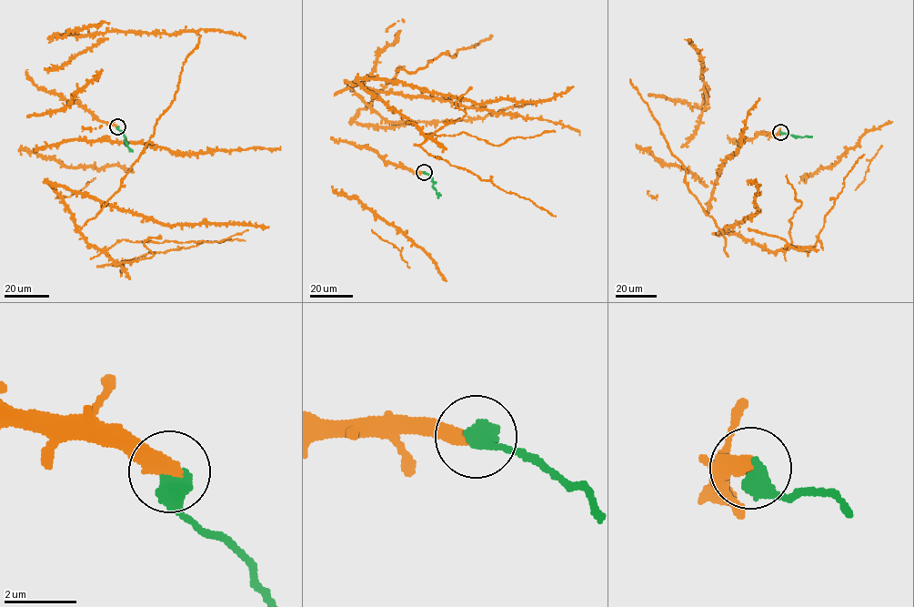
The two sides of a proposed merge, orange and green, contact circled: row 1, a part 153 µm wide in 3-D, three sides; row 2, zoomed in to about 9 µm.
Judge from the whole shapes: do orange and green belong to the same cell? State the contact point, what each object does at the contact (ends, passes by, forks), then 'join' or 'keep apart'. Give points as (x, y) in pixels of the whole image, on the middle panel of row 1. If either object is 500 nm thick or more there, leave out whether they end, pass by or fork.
(424, 172) | keep apart

